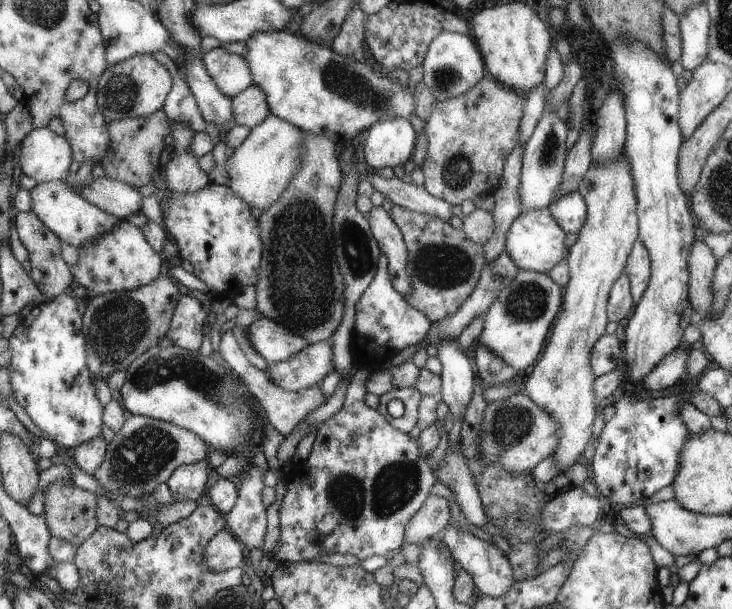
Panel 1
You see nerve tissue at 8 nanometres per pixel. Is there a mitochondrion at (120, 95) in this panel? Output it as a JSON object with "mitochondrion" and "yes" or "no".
{"mitochondrion":"yes"}

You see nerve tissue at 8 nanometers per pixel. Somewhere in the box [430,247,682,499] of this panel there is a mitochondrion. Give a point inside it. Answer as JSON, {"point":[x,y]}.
{"point":[510,425]}

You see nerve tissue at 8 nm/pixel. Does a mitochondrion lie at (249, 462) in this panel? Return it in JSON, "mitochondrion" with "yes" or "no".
{"mitochondrion":"no"}

